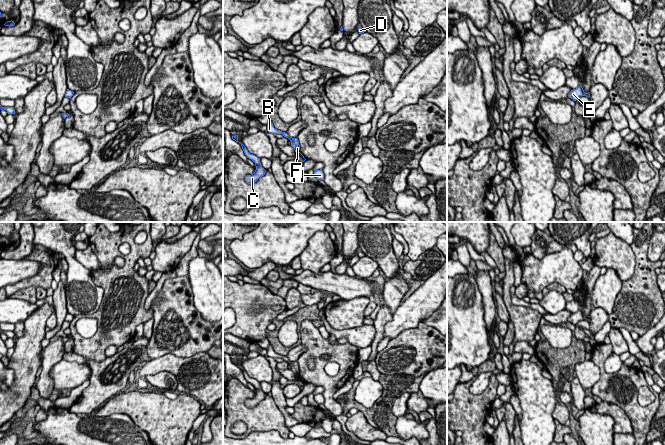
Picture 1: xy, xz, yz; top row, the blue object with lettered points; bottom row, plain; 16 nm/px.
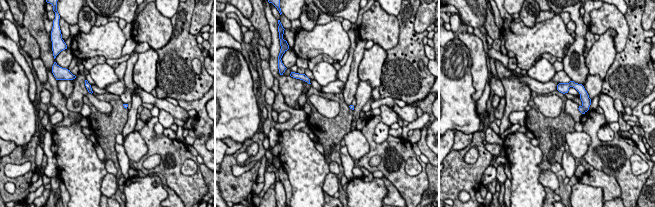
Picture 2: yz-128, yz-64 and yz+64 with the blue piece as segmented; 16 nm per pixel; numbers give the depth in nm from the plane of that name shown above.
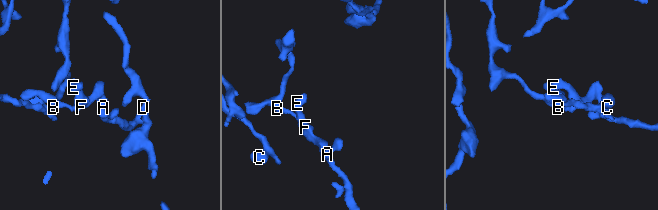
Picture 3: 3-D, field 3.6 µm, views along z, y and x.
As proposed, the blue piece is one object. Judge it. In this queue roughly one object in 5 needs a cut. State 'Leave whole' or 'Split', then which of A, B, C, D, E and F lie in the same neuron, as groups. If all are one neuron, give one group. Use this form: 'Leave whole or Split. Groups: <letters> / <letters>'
Leave whole. Groups: A B C D E F

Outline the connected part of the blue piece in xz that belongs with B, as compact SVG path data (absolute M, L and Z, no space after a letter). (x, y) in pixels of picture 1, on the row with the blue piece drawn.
M269 121L268 125L267 125L267 131L269 133L272 134L282 134L284 137L288 138L291 141L291 146L294 148L295 152L296 152L296 156L302 161L304 162L306 159L304 158L304 156L299 152L300 150L300 145L299 145L299 141L297 138L292 138L290 137L287 133L282 132L280 130L277 130L274 128L273 123L271 121Z

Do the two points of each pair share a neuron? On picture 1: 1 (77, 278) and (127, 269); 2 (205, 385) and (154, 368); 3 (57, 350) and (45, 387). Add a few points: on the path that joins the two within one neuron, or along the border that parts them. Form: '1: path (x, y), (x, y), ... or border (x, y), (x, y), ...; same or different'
1: border (90, 273), (92, 281), (103, 290), (102, 296); different
2: path (192, 376), (185, 369), (177, 365), (167, 365); same
3: path (49, 359), (45, 378); same

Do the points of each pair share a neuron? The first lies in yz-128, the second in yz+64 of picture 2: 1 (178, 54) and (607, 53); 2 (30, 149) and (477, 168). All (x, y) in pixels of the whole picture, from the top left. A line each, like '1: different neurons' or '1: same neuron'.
1: different neurons
2: same neuron

